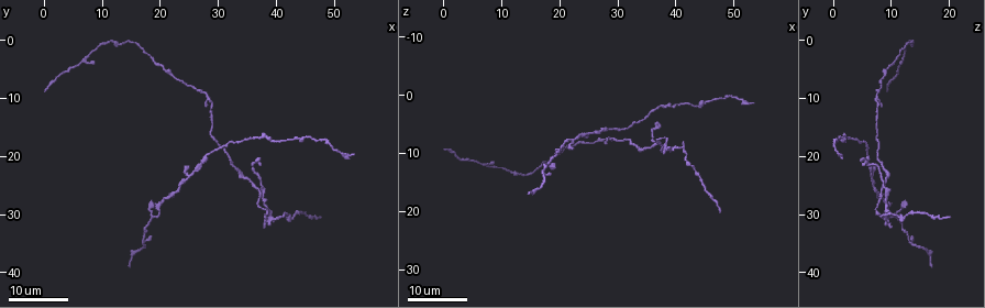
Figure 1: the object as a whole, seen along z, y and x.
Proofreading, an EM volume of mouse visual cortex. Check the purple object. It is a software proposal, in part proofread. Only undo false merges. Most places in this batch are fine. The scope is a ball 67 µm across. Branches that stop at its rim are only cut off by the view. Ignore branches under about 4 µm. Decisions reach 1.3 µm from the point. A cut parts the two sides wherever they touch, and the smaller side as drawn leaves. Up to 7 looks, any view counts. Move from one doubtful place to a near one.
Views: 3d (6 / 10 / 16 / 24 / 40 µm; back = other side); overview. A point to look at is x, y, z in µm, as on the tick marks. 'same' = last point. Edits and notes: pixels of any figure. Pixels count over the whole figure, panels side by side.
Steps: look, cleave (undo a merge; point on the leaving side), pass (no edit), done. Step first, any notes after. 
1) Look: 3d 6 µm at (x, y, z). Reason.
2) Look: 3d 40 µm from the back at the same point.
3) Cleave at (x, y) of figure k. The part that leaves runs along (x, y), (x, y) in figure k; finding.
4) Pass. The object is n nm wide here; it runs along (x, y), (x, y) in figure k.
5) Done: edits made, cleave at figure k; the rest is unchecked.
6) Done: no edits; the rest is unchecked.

Look: 3d 16 µm at (17.5, 34.0, 13.5). Three-way junction.

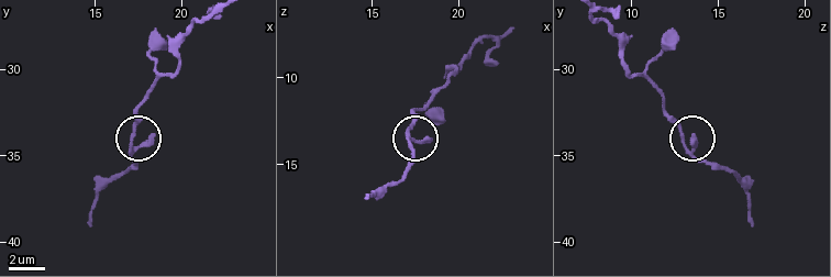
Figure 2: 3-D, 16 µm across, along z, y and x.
Look: 3d 6 µm at (17.0, 34.2, 12.9).

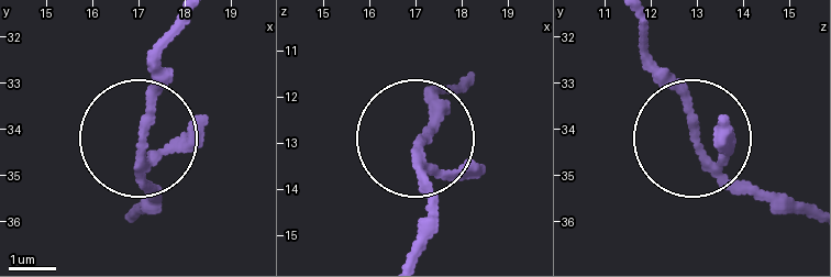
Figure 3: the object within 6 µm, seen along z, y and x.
Pass. It runs along (178, 19), (140, 148), (140, 180), (158, 203) in figure 3; one cell here.

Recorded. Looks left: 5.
Look: 3d 16 µm at (30.5, 18.0, 7.5). Branch point.

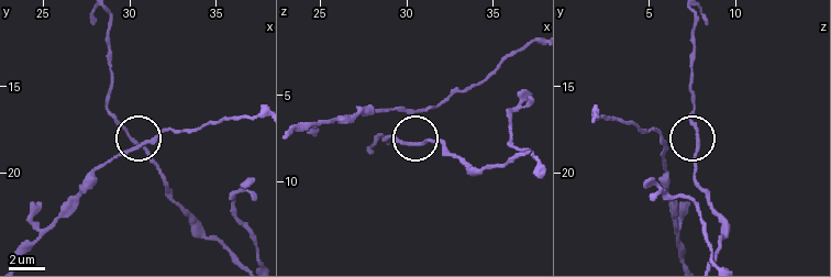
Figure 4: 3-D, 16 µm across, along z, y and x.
Look: 3d 6 µm at (30.1, 18.1, 7.7).

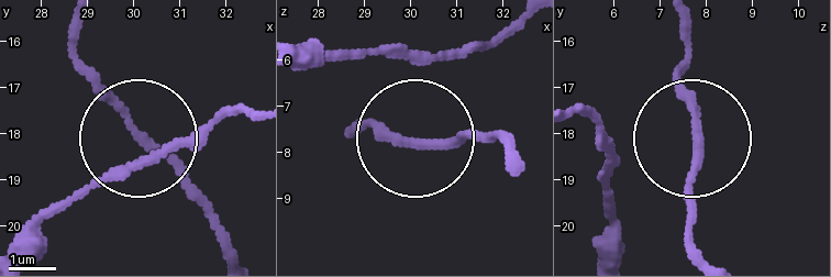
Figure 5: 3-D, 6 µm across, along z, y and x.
Pass. The side arm is 34 µm long; it runs along (687, 18), (679, 88), (691, 135), (600, 179) in figure 5; all the same cell.

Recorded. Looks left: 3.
Look: 3d 16 µm at (29.0, 13.0, 7.0).

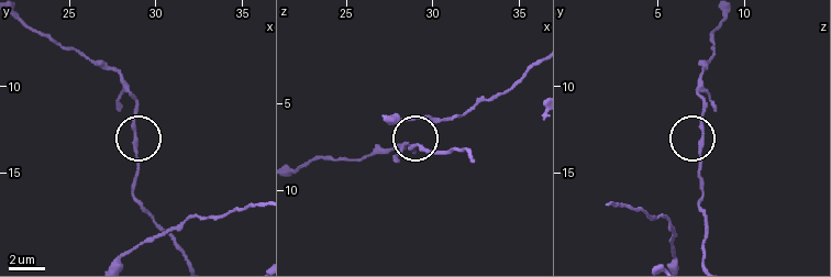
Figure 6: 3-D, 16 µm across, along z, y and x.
Look: 3d 10 µm at (28.7, 12.6, 7.5).

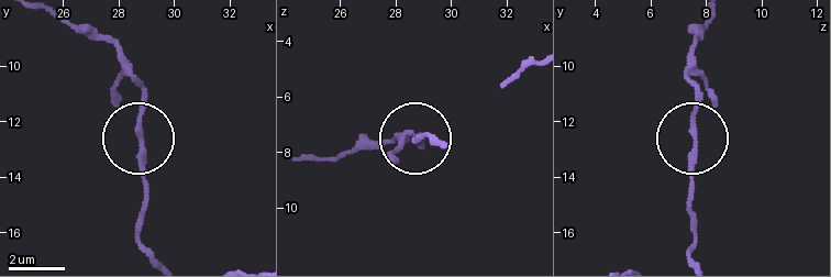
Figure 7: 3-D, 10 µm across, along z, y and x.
Pass. The object is 210 nm wide here; it runs along (141, 142), (147, 209) in figure 7; continuous, no second cell.

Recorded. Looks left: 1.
Done: no edits; the rest is unchecked.

